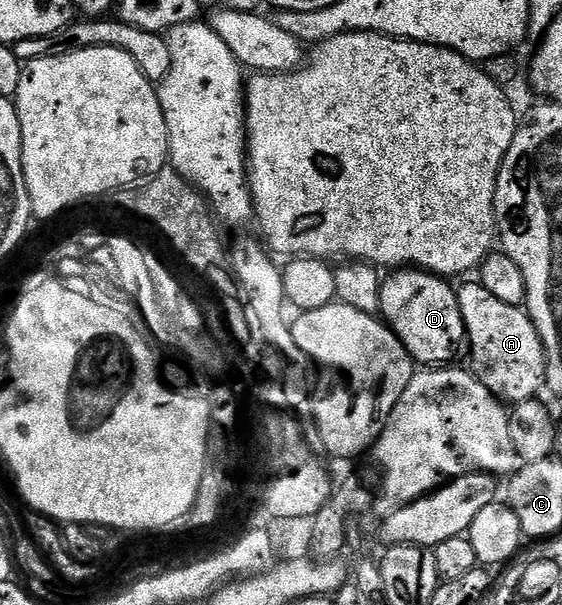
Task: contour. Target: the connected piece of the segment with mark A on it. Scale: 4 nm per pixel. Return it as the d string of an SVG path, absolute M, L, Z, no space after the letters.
M478 281L459 286L457 293L466 326L468 351L470 347L469 370L503 404L513 405L535 398L546 381L546 354L540 333L529 314L522 307L513 307L508 301L492 297Z

